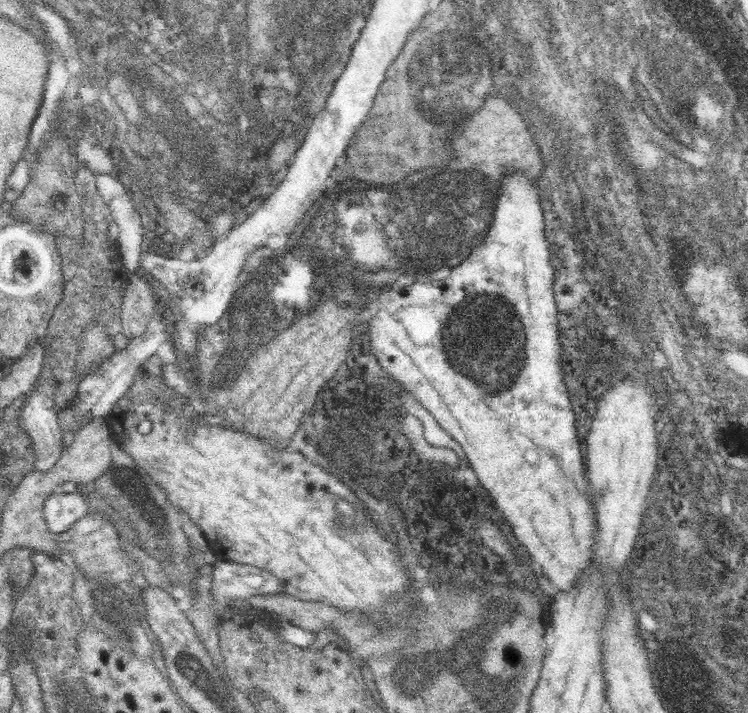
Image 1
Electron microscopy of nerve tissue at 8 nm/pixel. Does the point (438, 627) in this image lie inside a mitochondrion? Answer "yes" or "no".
no

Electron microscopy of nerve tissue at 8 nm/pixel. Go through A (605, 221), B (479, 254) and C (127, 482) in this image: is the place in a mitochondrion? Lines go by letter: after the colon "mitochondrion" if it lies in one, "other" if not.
A: mitochondrion
B: mitochondrion
C: mitochondrion

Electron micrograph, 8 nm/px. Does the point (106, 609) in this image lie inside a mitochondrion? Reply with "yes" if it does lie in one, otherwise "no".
yes

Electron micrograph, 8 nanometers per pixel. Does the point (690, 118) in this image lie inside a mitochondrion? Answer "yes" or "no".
yes

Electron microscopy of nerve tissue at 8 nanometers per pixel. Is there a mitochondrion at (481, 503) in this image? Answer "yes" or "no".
yes

